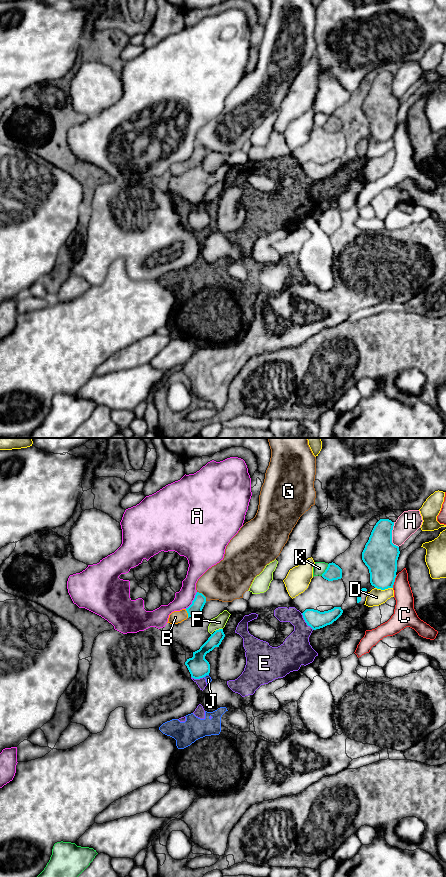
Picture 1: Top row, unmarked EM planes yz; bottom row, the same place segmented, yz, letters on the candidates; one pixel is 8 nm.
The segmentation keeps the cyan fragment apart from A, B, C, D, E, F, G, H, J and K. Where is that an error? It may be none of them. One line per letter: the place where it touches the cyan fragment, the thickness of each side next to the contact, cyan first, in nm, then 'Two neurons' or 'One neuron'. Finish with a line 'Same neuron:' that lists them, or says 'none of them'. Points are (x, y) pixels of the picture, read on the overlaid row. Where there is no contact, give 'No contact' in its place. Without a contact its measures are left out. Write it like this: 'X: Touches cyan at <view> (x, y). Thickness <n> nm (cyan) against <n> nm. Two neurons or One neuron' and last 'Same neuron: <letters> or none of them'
A: Touches cyan at yz (192, 601). Thickness 100 nm (cyan) against 150 nm. Two neurons
B: Touches cyan at yz (187, 612). Thickness 100 nm (cyan) against 100 nm. One neuron
C: Touches cyan at yz (394, 581). Thickness 280 nm (cyan) against 160 nm. Two neurons
D: Touches cyan at yz (384, 589). Thickness 260 nm (cyan) against 140 nm. Two neurons
E: Touches cyan at yz (305, 621). Thickness 150 nm (cyan) against 240 nm. Two neurons
F: Touches cyan at yz (219, 629). Thickness 100 nm (cyan) against 110 nm. Two neurons
G: Touches cyan at yz (203, 595). Thickness 100 nm (cyan) against 320 nm. Two neurons
H: Touches cyan at yz (391, 535). Thickness 280 nm (cyan) against 180 nm. Two neurons
J: Touches cyan at yz (206, 674). Thickness 170 nm (cyan) against 50 nm. Two neurons
K: Touches cyan at yz (325, 570). Thickness 130 nm (cyan) against 100 nm. Two neurons
Same neuron: B

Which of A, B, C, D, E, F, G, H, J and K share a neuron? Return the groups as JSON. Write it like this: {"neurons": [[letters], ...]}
{"neurons": [["A"], ["B"], ["C"], ["D"], ["E", "J"], ["F"], ["G"], ["H"], ["K"]]}

